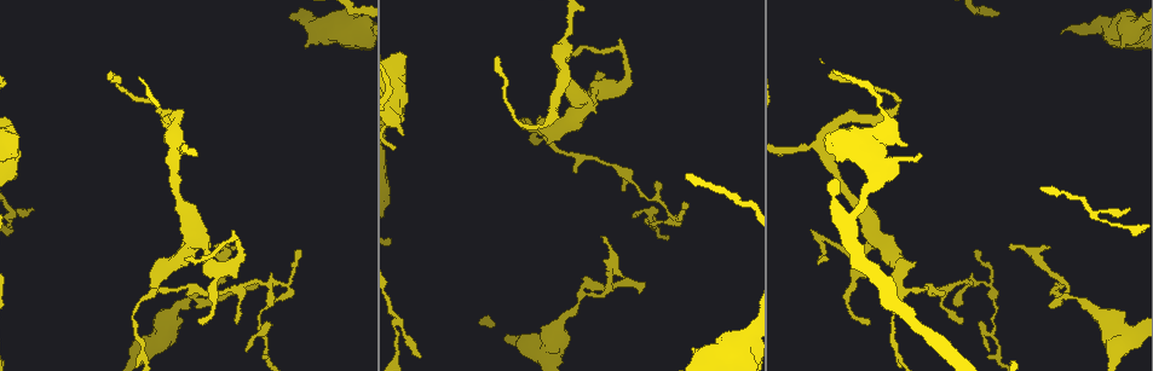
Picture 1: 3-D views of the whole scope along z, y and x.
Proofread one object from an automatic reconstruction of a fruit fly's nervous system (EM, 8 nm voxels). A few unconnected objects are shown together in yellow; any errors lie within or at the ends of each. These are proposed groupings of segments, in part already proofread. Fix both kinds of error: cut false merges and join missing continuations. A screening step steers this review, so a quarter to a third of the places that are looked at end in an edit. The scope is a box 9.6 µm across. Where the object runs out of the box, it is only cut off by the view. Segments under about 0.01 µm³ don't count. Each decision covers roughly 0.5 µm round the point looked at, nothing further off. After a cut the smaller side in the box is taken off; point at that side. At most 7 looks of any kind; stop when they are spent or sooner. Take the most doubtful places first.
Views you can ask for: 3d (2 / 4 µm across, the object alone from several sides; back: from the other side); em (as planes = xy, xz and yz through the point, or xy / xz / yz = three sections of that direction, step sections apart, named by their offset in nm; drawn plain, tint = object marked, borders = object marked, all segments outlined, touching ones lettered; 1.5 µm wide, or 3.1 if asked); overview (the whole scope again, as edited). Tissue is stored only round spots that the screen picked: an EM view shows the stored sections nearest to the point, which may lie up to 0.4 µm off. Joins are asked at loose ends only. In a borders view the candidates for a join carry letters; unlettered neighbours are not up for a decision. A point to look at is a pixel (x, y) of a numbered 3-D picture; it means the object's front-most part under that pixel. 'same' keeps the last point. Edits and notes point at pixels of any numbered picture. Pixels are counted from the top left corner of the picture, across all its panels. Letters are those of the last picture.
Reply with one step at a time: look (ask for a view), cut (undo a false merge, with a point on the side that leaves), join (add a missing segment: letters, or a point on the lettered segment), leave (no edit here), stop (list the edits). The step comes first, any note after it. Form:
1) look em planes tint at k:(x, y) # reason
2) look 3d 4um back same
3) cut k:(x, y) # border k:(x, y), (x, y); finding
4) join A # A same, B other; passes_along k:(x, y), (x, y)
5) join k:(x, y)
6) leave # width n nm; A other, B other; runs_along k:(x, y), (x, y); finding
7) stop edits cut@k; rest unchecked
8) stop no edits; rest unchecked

look em planes tint at 1:(421, 356) # thin end

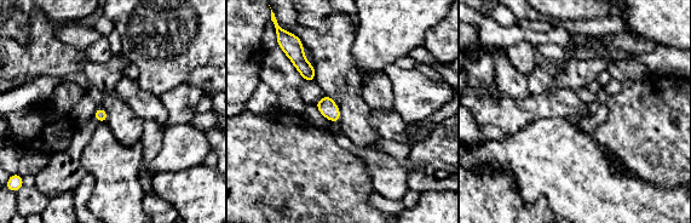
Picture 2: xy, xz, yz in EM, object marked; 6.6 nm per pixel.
look em planes borders same # see the neighbours

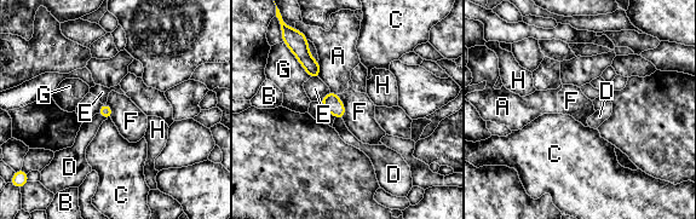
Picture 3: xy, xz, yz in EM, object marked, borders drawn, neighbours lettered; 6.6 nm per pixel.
leave # A other, B other, C other, D other, E other, F other, G other, H other; border 3:(335, 94), (344, 107), (343, 119); no lettered segment goes on from it

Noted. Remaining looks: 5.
look em planes tint at 1:(970, 284)

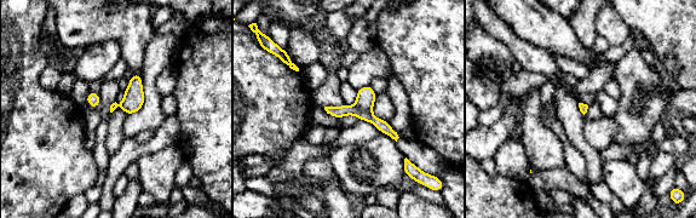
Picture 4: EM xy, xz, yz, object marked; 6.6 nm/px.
look em planes borders same

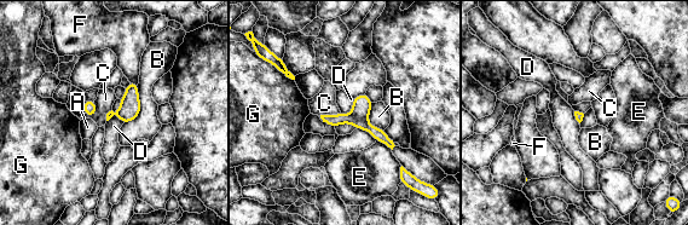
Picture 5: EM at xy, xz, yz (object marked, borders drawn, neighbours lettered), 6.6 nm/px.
leave # A other, B other, C other, D other, E other, F other, G other; runs_along 5:(325, 117), (358, 119), (389, 143); all the same neuron

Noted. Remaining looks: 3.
look 3d 4um at 1:(242, 252) # calibre changes

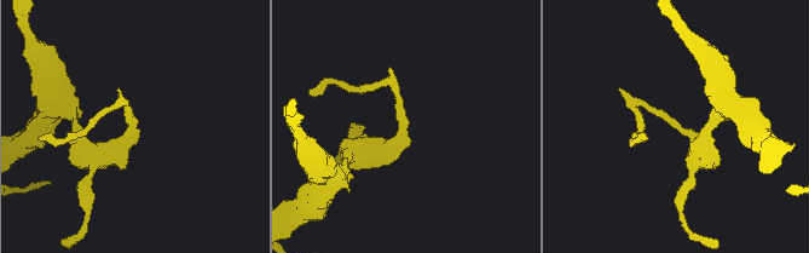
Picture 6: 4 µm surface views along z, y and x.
look em planes borders at 6:(129, 124) # need the tissue

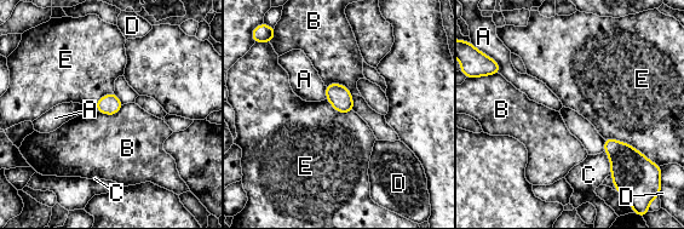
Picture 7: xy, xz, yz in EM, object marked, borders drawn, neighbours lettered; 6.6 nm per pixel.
leave # width 140 nm; A other, B other, C other, D other, E other; border 7:(326, 85), (342, 84), (351, 95); all the same neuron

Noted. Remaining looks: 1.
stop no edits; rest unchecked

